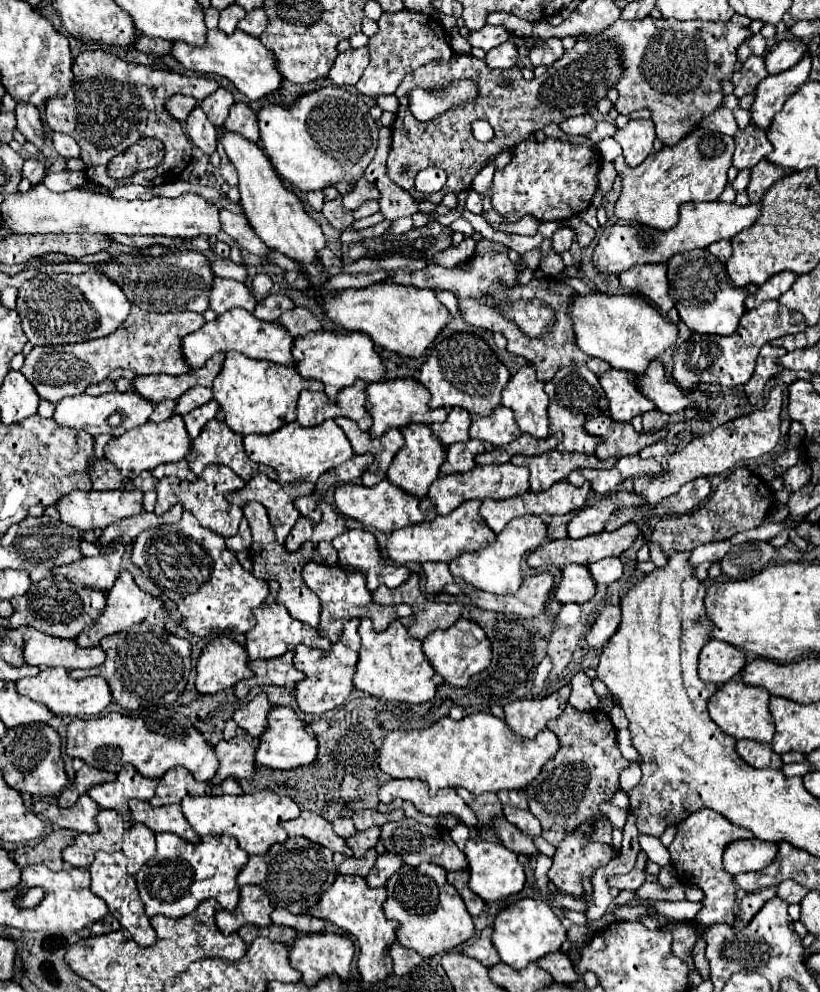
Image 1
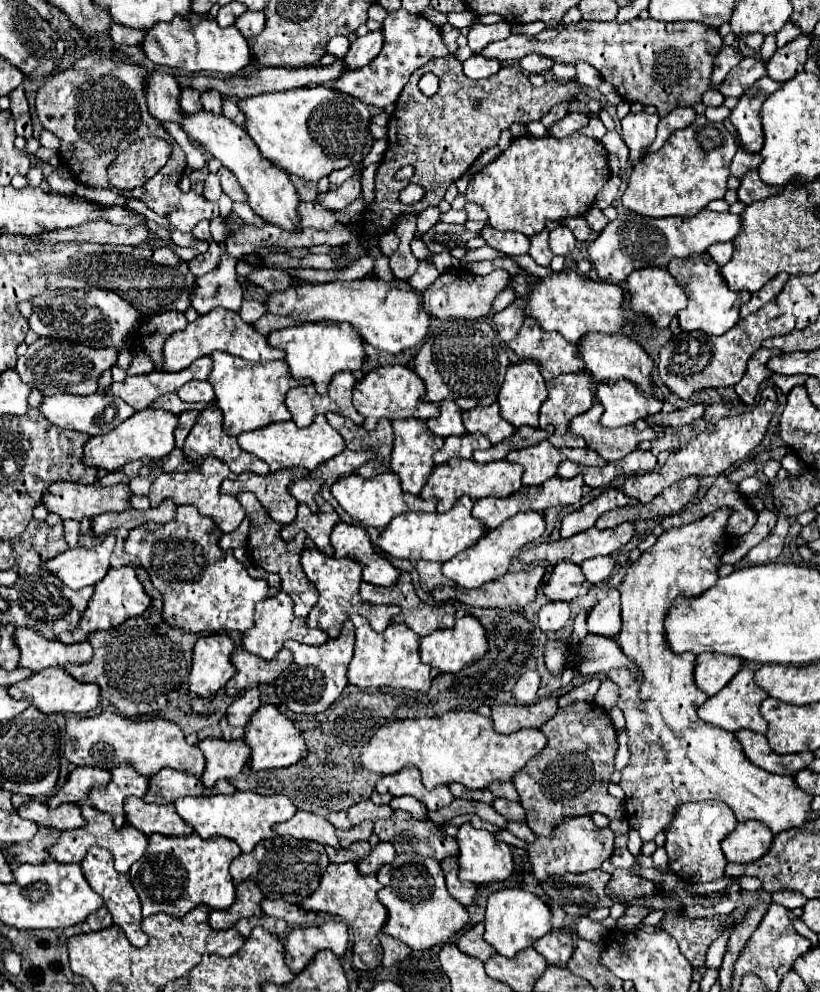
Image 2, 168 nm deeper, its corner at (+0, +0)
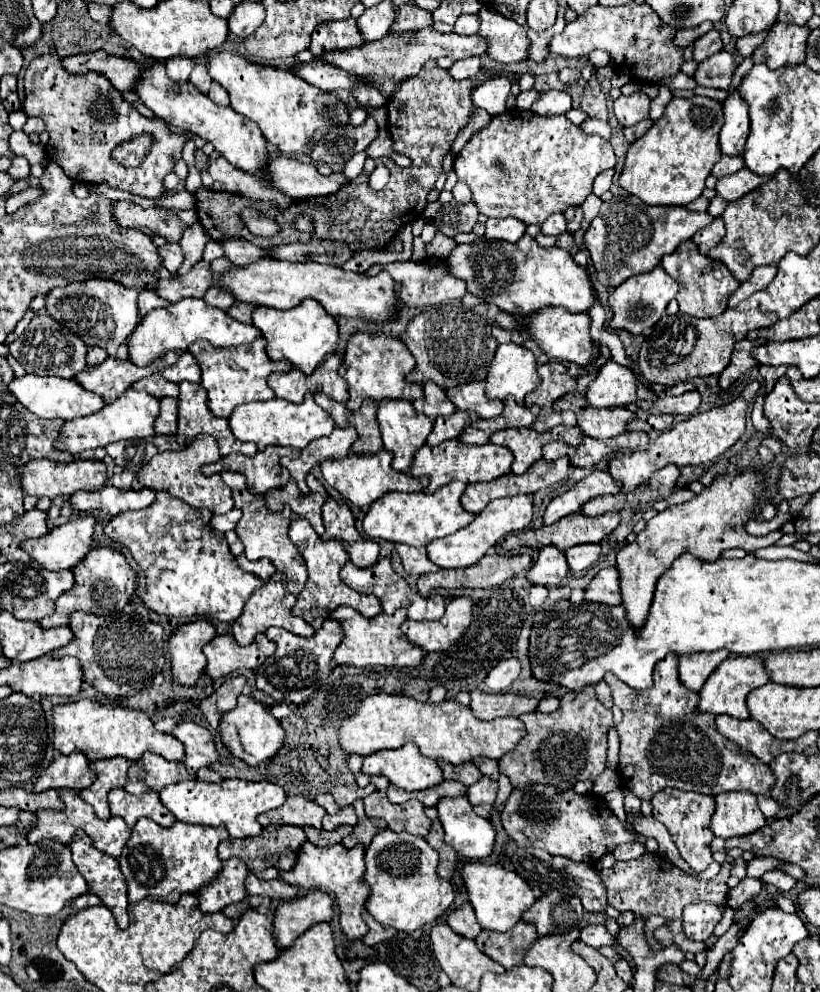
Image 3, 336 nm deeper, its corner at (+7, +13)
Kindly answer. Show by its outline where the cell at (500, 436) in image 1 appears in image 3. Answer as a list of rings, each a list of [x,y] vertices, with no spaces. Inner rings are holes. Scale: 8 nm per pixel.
[[[472,381],[466,385],[446,389],[446,395],[456,405],[456,409],[474,411],[478,417],[484,417],[484,419],[498,417],[498,413],[502,413],[504,409],[504,403],[500,399],[486,397],[484,381]]]

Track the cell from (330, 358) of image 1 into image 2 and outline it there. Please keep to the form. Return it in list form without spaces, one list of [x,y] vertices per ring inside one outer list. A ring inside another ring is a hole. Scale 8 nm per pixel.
[[[327,322],[301,324],[295,328],[291,326],[279,330],[277,334],[267,336],[267,340],[273,348],[285,350],[285,362],[289,364],[293,378],[311,378],[315,390],[321,396],[327,396],[327,386],[337,372],[345,372],[345,370],[357,372],[367,362],[367,352],[363,348],[361,334],[357,334],[357,330],[349,324],[327,324]]]

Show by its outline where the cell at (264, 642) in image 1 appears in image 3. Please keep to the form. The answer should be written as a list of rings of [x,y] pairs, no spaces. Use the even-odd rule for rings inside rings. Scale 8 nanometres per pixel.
[[[276,571],[260,589],[254,591],[254,595],[250,597],[250,601],[246,603],[242,615],[238,617],[238,621],[232,623],[232,635],[234,639],[240,643],[240,645],[250,645],[250,641],[254,641],[254,637],[258,633],[264,633],[268,627],[276,625],[276,627],[284,627],[300,637],[310,637],[314,633],[314,629],[310,625],[306,625],[306,621],[302,621],[300,617],[294,617],[292,615],[292,607],[294,607],[294,601],[296,597],[288,593],[286,589],[286,577]]]

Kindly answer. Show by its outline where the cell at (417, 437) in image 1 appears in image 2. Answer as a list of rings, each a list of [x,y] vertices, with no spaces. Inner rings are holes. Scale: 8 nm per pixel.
[[[409,418],[409,420],[395,420],[393,422],[393,432],[395,432],[395,446],[391,454],[391,472],[399,476],[401,486],[409,494],[421,494],[421,488],[431,476],[433,470],[433,454],[441,448],[443,440],[437,438],[435,434],[429,434],[429,428],[423,420],[419,418]]]

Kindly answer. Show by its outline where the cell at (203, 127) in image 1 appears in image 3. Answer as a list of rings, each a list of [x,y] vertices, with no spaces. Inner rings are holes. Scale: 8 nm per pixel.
[[[170,57],[166,59],[166,73],[170,75],[172,81],[188,81],[190,77],[190,71],[194,67],[196,59],[194,57]]]

